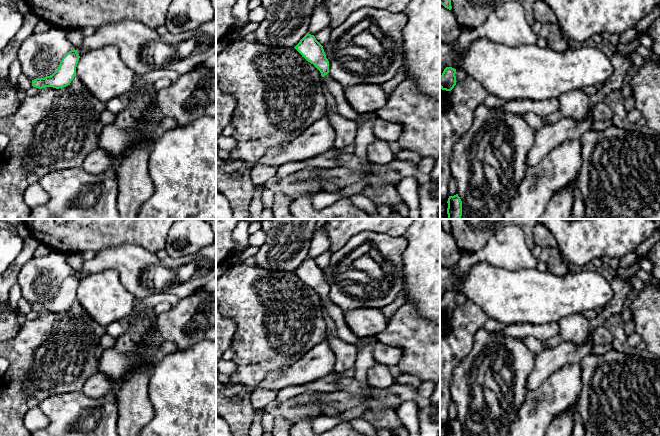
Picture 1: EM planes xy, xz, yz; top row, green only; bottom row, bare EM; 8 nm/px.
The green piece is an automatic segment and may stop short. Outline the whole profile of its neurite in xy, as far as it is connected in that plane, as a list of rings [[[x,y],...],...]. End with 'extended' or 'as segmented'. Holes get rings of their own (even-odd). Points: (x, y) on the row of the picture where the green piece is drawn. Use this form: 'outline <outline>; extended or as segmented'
outline [[[73,49],[69,51],[62,58],[58,69],[52,75],[32,80],[32,86],[39,89],[45,87],[59,89],[68,86],[76,76],[76,67],[79,58],[77,50]]]; as segmented

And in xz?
outline [[[306,34],[294,48],[320,71],[329,92],[336,99],[338,113],[342,117],[355,121],[357,113],[345,99],[344,88],[330,76],[329,61],[326,58],[323,46],[316,40],[315,36]]]; extended

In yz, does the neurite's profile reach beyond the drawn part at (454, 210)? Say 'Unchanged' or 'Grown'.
Unchanged

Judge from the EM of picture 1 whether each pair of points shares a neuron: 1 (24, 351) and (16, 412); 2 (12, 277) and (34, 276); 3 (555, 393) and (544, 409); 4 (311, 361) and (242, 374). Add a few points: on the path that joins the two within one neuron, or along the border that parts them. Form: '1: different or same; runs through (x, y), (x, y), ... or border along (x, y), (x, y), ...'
1: same; runs through (24, 366), (24, 386), (16, 394), (16, 397)
2: different; border along (31, 258), (21, 267), (17, 283)
3: same; runs through (553, 397), (545, 405)
4: different; border along (304, 353), (293, 362), (270, 371), (264, 379)

